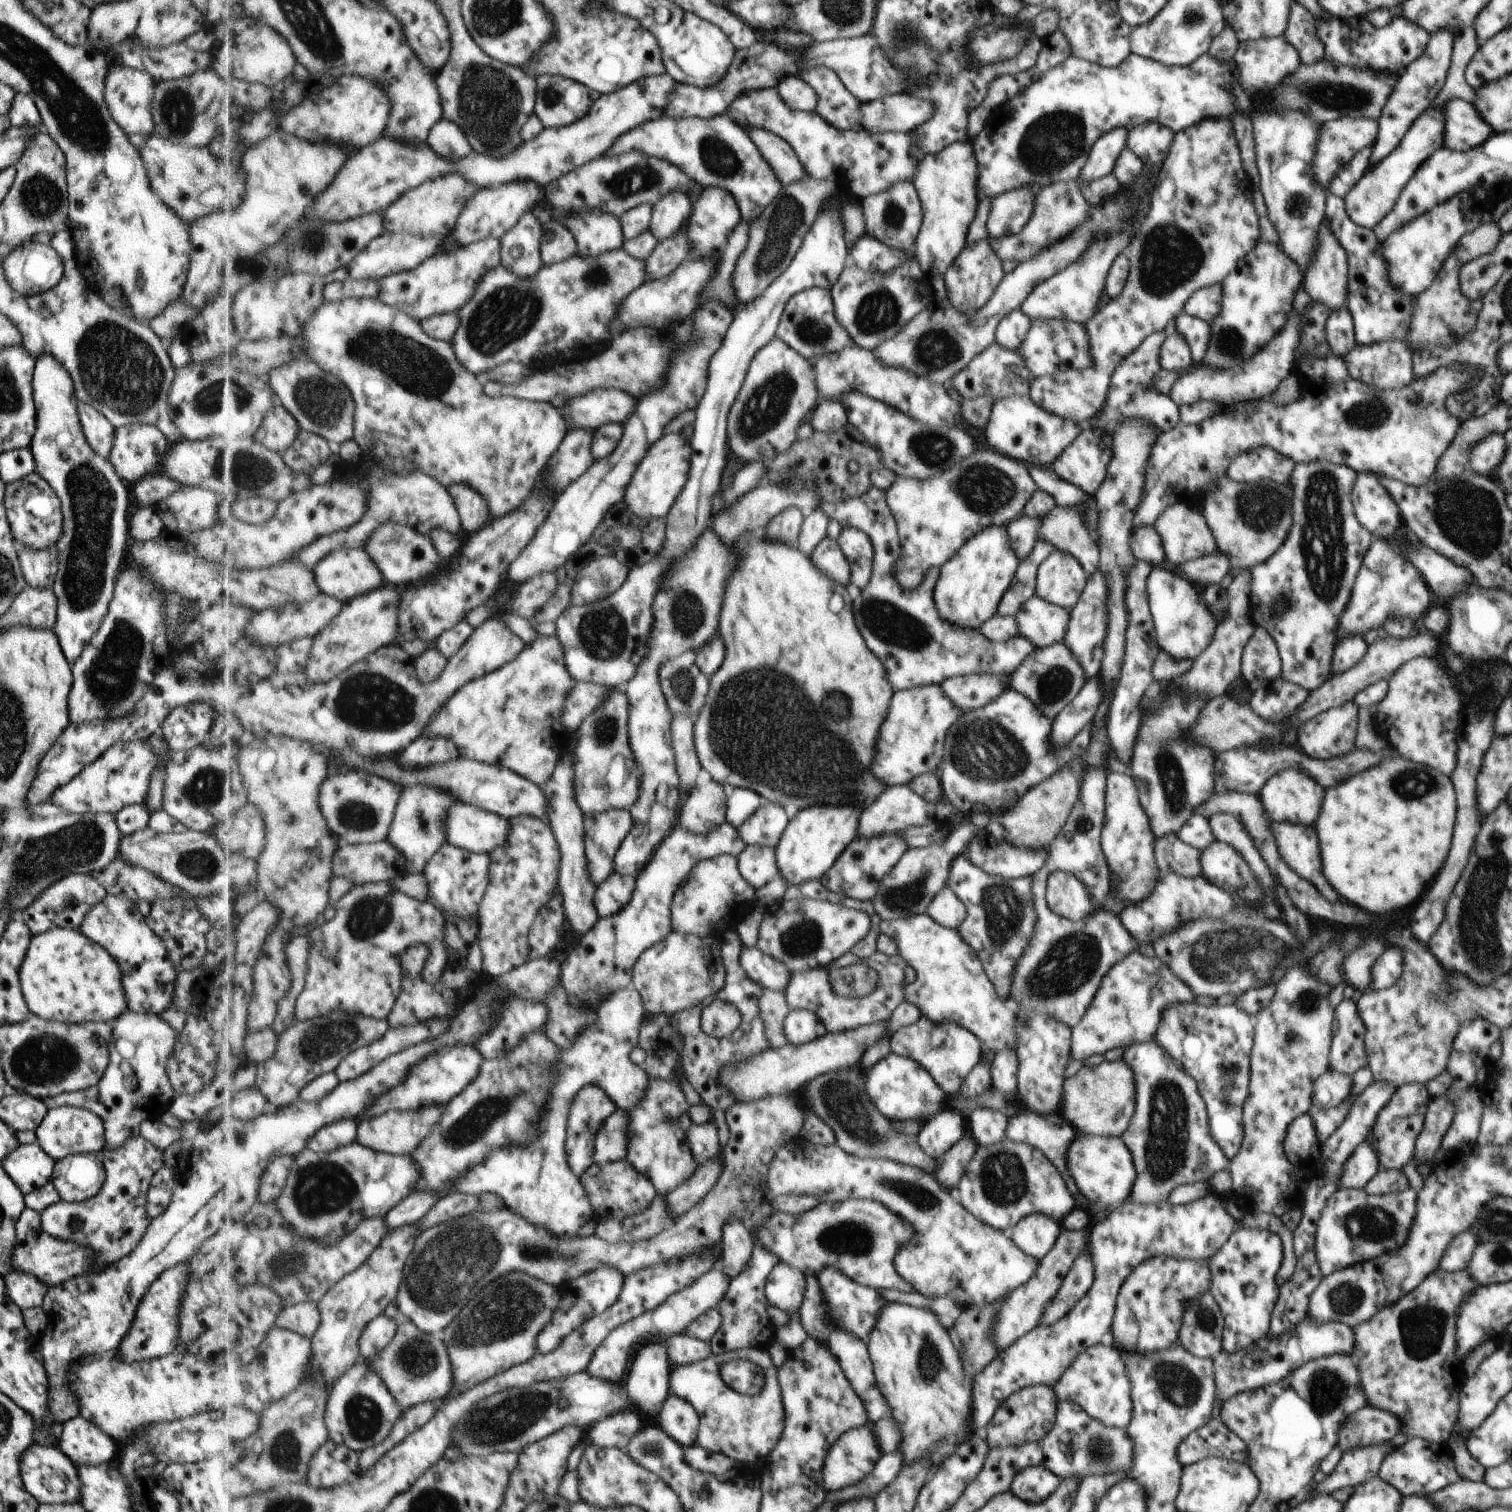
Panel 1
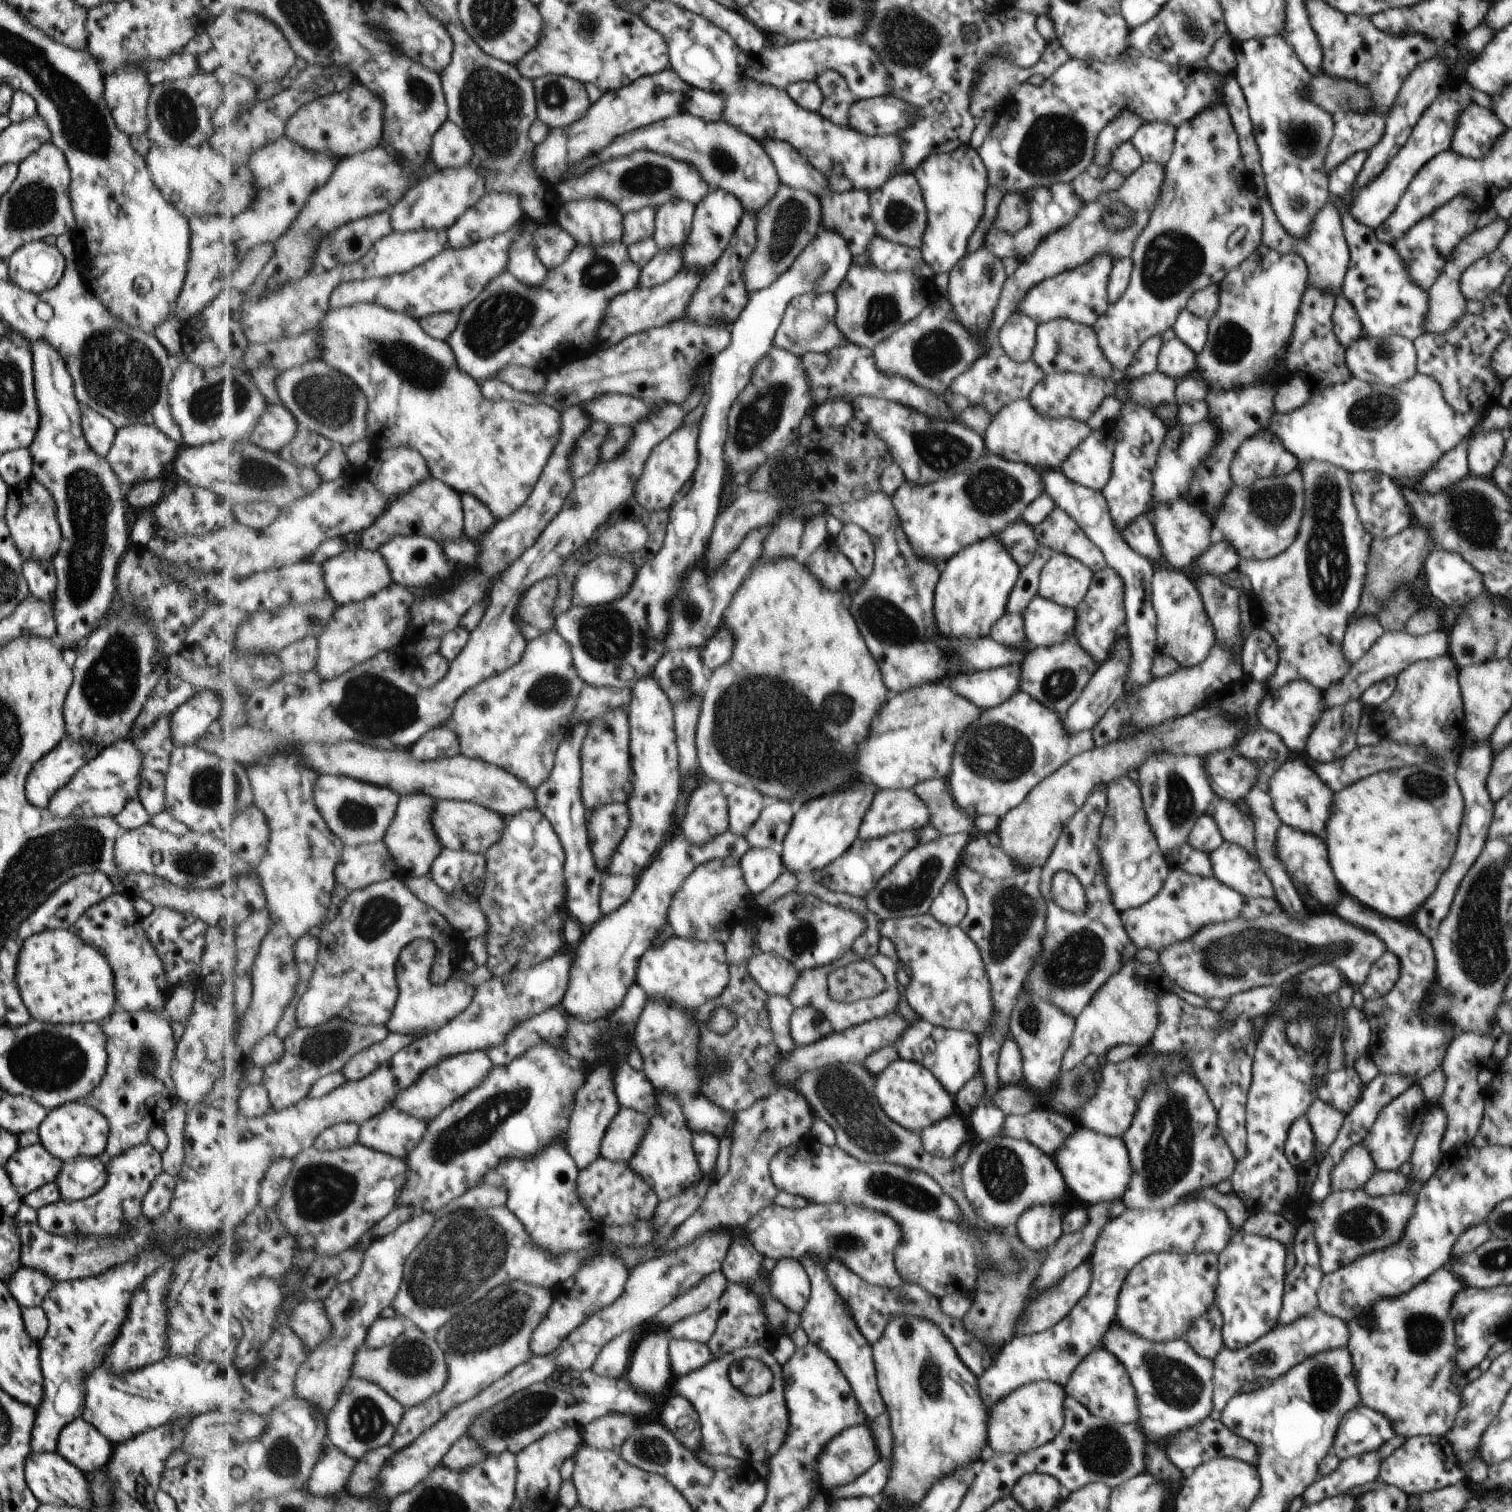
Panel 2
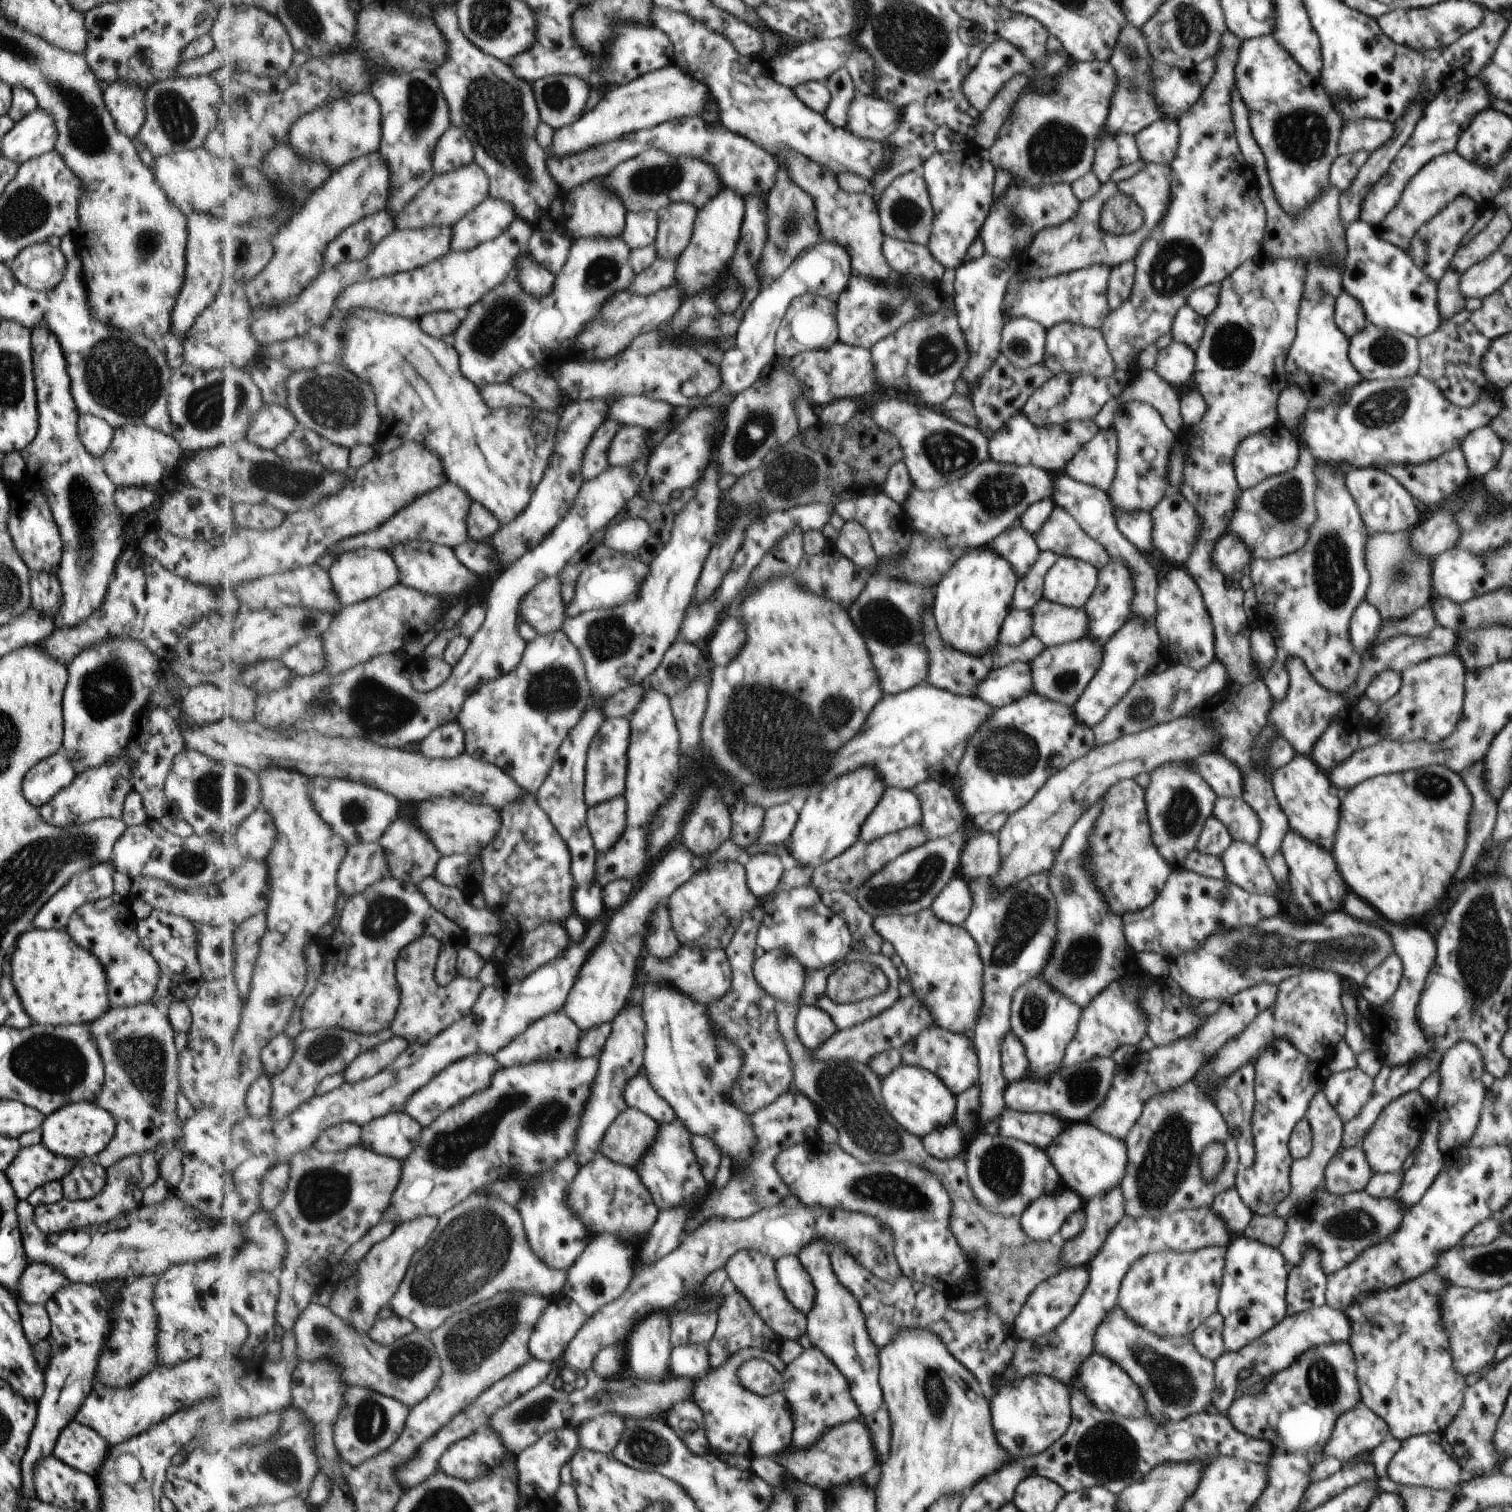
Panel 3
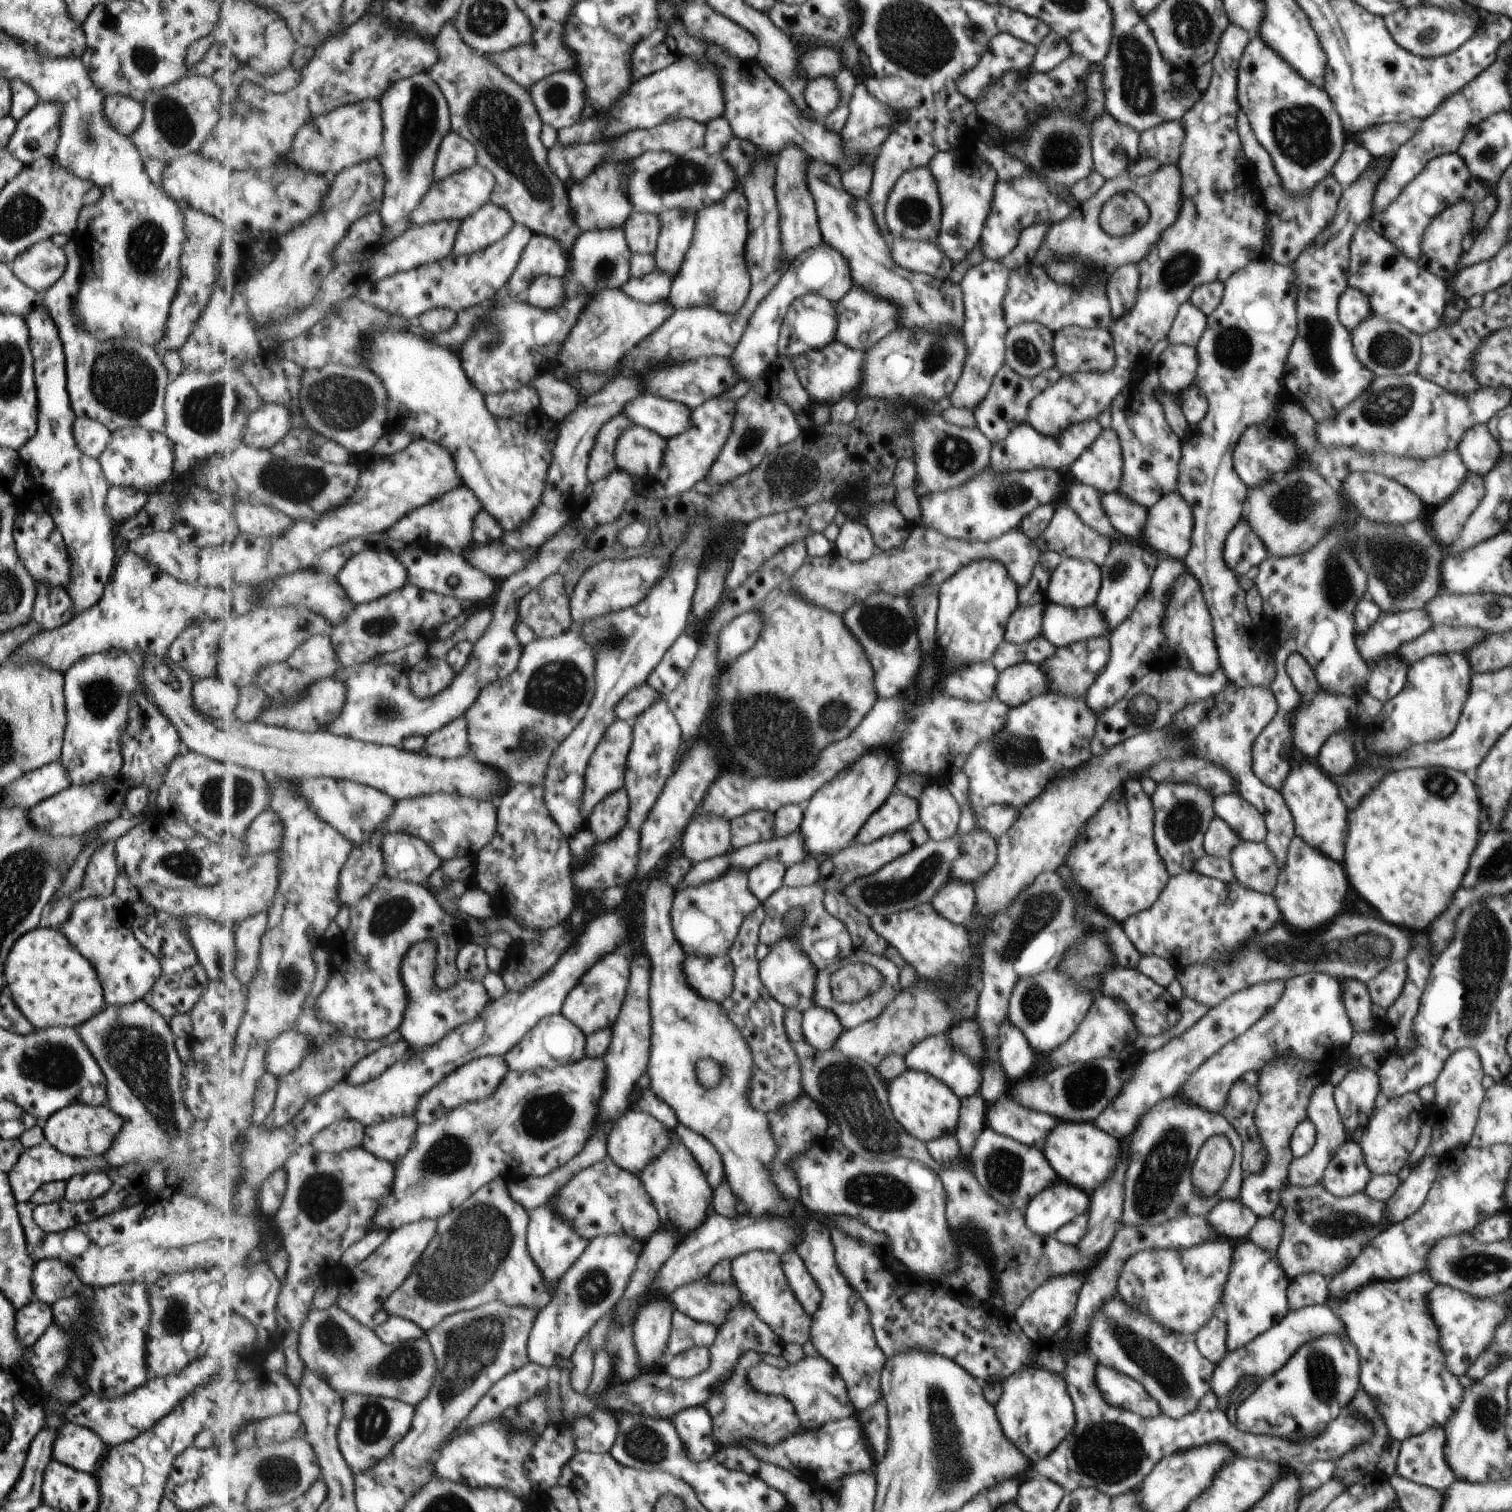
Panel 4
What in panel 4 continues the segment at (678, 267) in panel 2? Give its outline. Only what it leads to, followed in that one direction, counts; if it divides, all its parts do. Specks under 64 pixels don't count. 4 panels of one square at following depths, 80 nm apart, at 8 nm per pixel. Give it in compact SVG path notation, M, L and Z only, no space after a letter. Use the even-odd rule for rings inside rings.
M656 267L653 272L643 278L631 278L620 290L634 300L655 304L670 298L673 284L674 279L667 272Z

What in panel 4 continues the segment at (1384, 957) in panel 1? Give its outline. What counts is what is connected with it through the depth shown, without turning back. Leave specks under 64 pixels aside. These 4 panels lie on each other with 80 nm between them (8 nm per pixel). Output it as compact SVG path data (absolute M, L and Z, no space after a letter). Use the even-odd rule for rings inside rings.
M1391 962L1387 968L1383 968L1375 978L1365 982L1367 994L1370 994L1371 1002L1377 1006L1387 1009L1395 998L1402 994L1406 983L1406 964Z

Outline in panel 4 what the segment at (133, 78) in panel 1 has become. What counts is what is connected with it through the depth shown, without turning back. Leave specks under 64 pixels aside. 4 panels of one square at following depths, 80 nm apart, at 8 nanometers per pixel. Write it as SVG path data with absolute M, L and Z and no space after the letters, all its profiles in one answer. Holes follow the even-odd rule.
M107 94L103 100L103 116L107 124L118 134L131 136L143 118L141 100L133 100L129 95Z

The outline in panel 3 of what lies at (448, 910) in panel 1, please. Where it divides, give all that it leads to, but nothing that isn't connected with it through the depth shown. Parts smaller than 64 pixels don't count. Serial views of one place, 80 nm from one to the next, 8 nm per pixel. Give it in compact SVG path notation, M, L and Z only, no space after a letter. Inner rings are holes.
M479 855L442 856L434 875L441 884L459 888L467 898L471 898L482 890L483 860Z

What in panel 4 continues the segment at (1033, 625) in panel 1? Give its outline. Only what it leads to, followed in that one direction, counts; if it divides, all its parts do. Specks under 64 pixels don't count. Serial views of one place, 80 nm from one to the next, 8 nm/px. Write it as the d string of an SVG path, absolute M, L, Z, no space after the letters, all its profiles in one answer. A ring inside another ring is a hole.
M1045 602L1040 634L1053 647L1070 646L1109 634L1106 631L1103 616L1093 605L1074 610Z

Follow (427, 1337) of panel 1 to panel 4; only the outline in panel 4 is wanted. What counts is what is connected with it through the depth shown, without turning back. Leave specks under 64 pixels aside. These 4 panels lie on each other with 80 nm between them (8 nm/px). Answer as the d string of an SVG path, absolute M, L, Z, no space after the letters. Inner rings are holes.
M336 1304L327 1310L313 1308L309 1312L309 1318L299 1332L299 1356L305 1362L306 1368L323 1376L343 1399L351 1394L363 1394L363 1396L390 1397L416 1407L431 1394L431 1388L435 1386L437 1378L438 1360L435 1359L435 1350L427 1337L386 1344L373 1329L359 1324L351 1314L347 1314Z

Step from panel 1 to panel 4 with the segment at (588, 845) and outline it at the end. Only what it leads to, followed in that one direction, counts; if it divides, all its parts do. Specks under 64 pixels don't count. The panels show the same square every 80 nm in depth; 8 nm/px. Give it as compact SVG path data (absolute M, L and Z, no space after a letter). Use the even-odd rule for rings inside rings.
M619 790L598 805L587 821L596 836L596 842L617 838L627 826L630 814L630 798L627 790Z

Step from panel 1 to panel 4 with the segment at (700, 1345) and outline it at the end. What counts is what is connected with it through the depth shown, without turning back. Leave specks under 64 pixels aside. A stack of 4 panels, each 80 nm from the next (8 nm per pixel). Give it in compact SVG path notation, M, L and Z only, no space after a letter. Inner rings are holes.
M697 1346L677 1354L667 1362L665 1370L677 1379L689 1379L706 1373L711 1367L710 1348Z

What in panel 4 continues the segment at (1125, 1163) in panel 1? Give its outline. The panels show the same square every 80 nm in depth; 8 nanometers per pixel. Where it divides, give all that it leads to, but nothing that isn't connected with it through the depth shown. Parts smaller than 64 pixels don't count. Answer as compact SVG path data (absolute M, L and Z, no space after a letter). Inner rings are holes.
M1057 1121L1057 1125L1051 1130L1051 1134L1047 1134L1045 1144L1039 1150L1046 1156L1047 1163L1057 1172L1060 1181L1079 1187L1079 1190L1090 1194L1099 1186L1103 1186L1107 1178L1111 1178L1115 1166L1119 1164L1119 1148L1120 1142L1105 1131L1099 1130L1093 1122Z

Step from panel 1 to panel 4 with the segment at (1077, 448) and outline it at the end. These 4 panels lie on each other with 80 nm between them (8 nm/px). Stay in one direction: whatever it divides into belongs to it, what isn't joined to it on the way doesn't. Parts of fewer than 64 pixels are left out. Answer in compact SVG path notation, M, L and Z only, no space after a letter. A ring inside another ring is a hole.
M1105 428L1098 438L1095 438L1090 449L1083 450L1082 454L1066 470L1069 476L1077 483L1095 488L1103 494L1117 491L1119 478L1122 478L1122 452L1118 435L1111 428Z

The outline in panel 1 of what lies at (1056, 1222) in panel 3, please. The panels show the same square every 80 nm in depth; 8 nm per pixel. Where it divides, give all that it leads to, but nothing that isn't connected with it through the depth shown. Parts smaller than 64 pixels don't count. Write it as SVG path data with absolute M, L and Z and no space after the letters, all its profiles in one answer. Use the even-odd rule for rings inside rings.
M1031 1214L1013 1226L1011 1242L1025 1256L1041 1261L1055 1246L1060 1233L1056 1220L1045 1214Z

